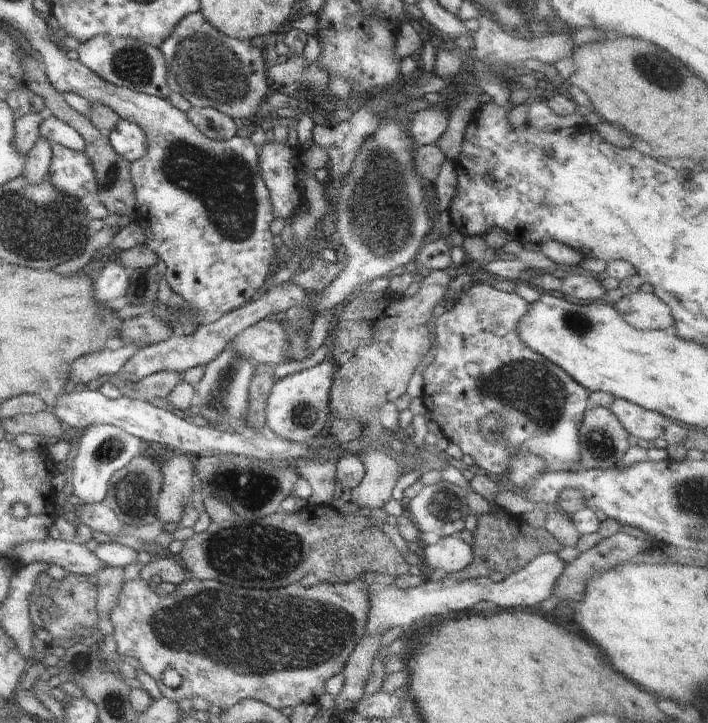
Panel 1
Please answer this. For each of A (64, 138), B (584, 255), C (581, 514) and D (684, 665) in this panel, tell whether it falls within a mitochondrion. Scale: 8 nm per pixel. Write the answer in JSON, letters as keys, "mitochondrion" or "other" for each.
{"A":"other","B":"other","C":"other","D":"other"}

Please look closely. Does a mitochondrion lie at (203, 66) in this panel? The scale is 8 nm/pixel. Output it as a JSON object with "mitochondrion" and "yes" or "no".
{"mitochondrion":"yes"}

